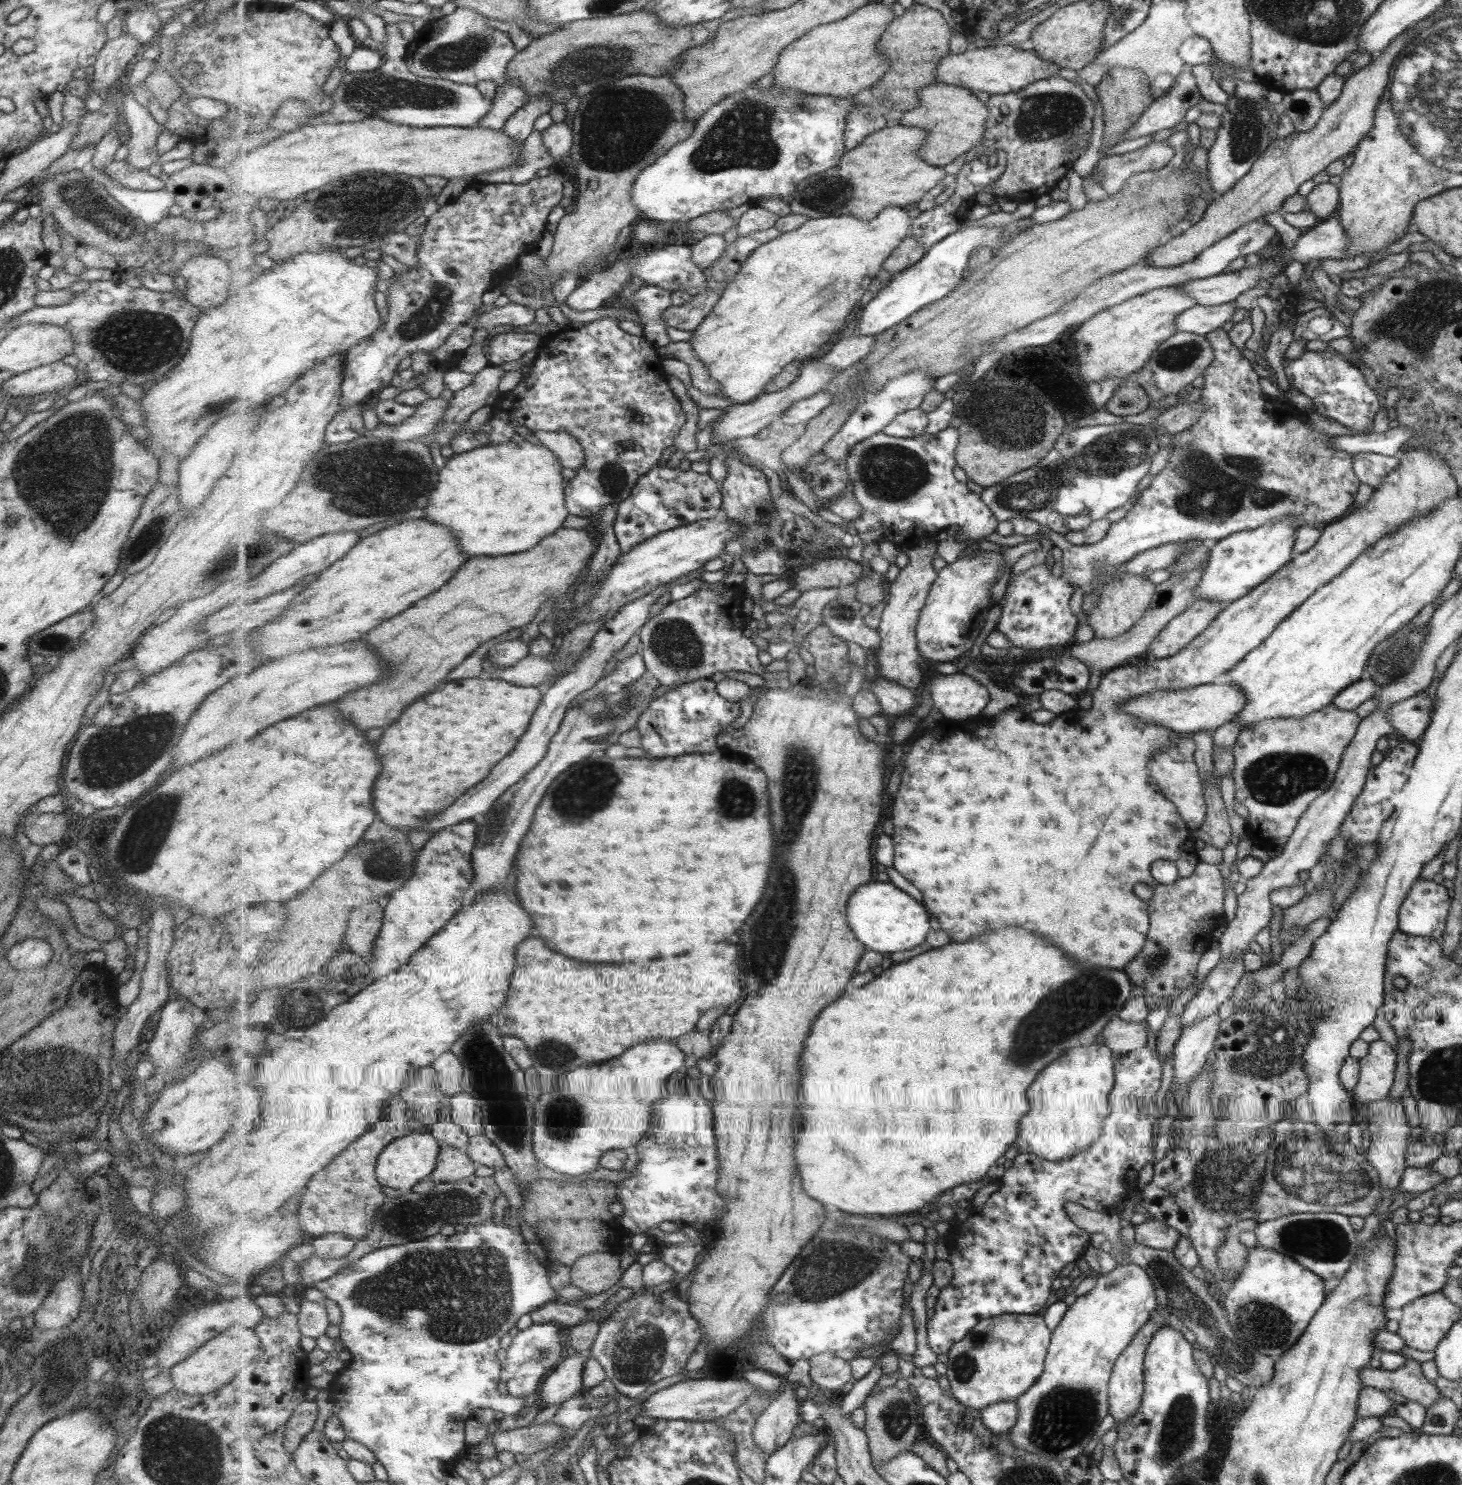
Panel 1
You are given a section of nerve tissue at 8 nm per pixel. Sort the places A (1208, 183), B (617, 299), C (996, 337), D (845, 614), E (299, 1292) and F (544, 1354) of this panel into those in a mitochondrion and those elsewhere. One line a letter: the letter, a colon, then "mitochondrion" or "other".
A: other
B: other
C: other
D: mitochondrion
E: other
F: mitochondrion

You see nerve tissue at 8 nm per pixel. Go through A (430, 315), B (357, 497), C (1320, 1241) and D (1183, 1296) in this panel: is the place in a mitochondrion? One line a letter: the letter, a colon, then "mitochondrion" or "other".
A: mitochondrion
B: mitochondrion
C: mitochondrion
D: mitochondrion

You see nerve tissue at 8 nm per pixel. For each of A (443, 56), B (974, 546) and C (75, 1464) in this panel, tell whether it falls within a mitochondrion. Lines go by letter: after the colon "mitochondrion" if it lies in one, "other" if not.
A: mitochondrion
B: other
C: mitochondrion

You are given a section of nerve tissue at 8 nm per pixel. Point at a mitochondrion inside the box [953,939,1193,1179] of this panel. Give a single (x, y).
(1092, 994)

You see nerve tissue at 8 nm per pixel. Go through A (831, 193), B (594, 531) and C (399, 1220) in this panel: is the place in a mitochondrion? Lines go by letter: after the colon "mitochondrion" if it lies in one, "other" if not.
A: mitochondrion
B: other
C: mitochondrion

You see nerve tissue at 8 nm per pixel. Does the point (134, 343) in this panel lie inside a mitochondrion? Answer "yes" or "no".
yes

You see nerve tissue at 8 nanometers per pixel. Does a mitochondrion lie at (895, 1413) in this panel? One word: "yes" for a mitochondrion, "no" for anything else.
yes

